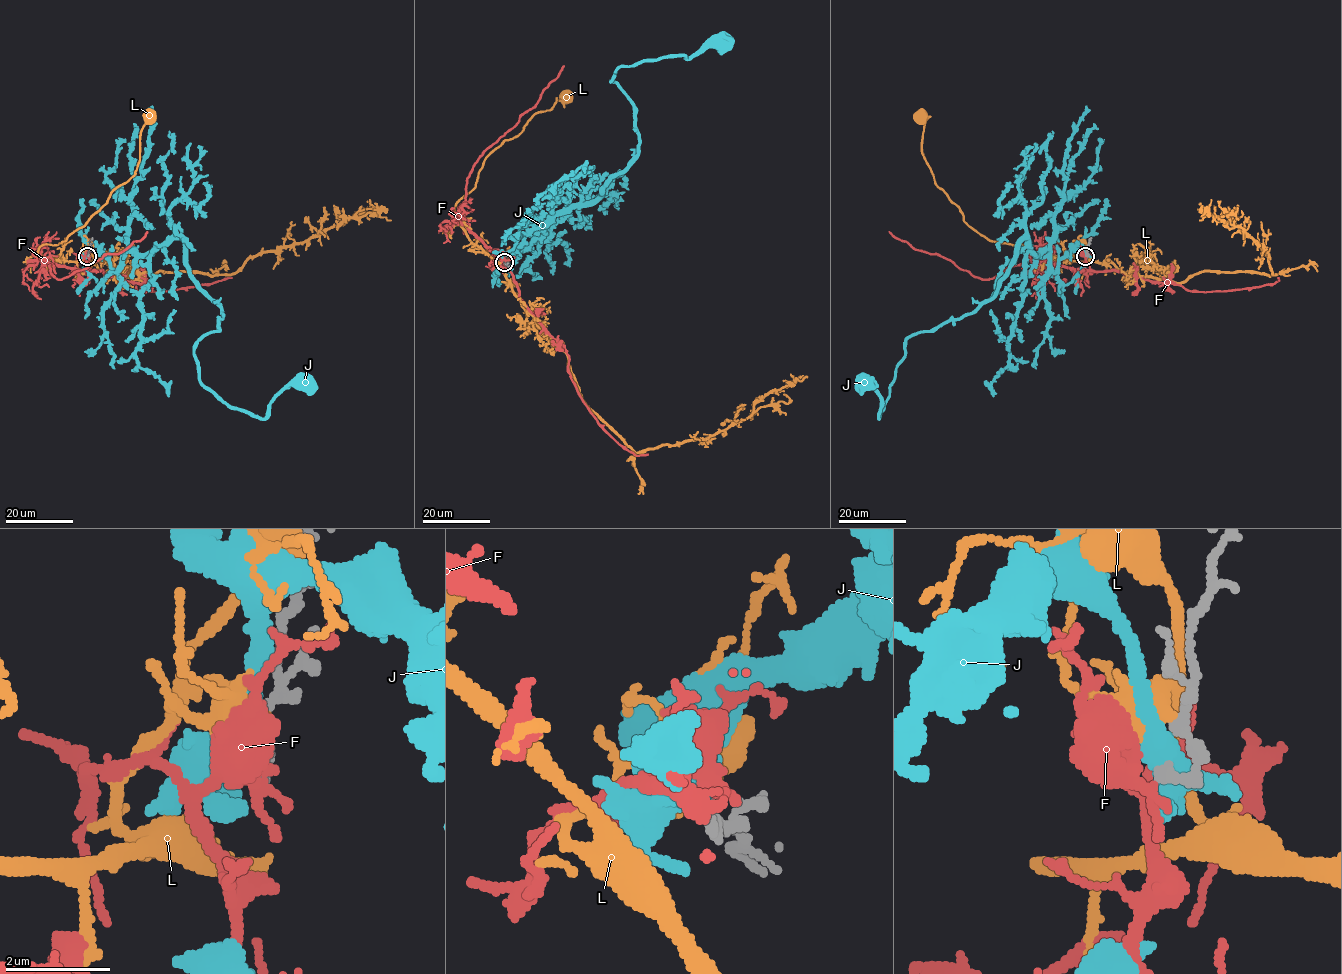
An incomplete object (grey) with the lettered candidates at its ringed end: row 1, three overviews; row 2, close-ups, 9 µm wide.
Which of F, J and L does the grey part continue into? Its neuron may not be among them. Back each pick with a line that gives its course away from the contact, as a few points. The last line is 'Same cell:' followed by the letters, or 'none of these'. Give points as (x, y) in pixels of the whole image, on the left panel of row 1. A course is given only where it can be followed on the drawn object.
F: via (87, 256), (84, 270), (49, 264), (40, 258), (62, 279), (105, 255), (126, 250), (147, 231)
Same cell: F

